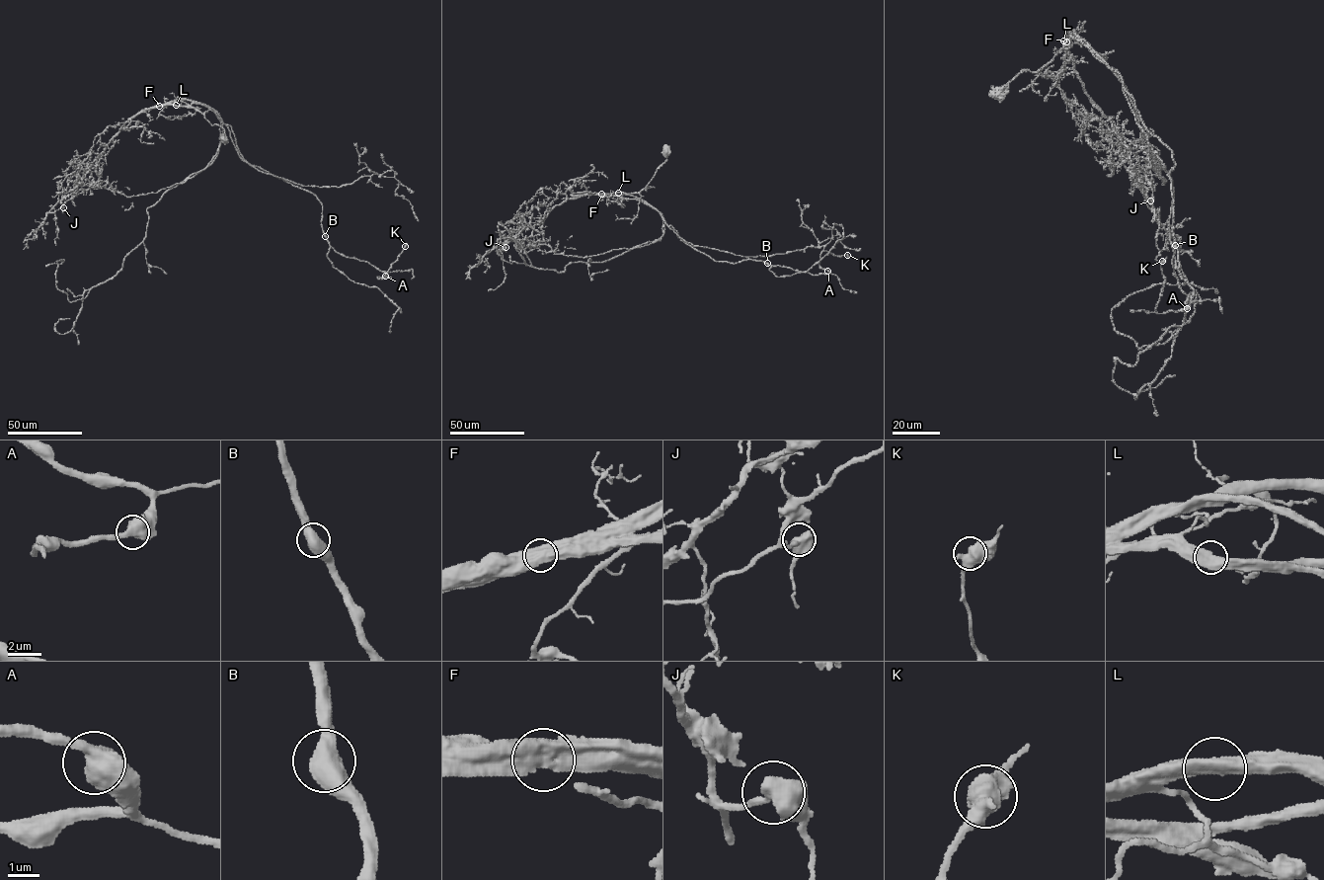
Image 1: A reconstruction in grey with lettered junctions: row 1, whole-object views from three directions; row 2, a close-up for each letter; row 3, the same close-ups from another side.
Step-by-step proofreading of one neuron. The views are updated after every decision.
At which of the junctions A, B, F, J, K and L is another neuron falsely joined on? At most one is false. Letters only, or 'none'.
F

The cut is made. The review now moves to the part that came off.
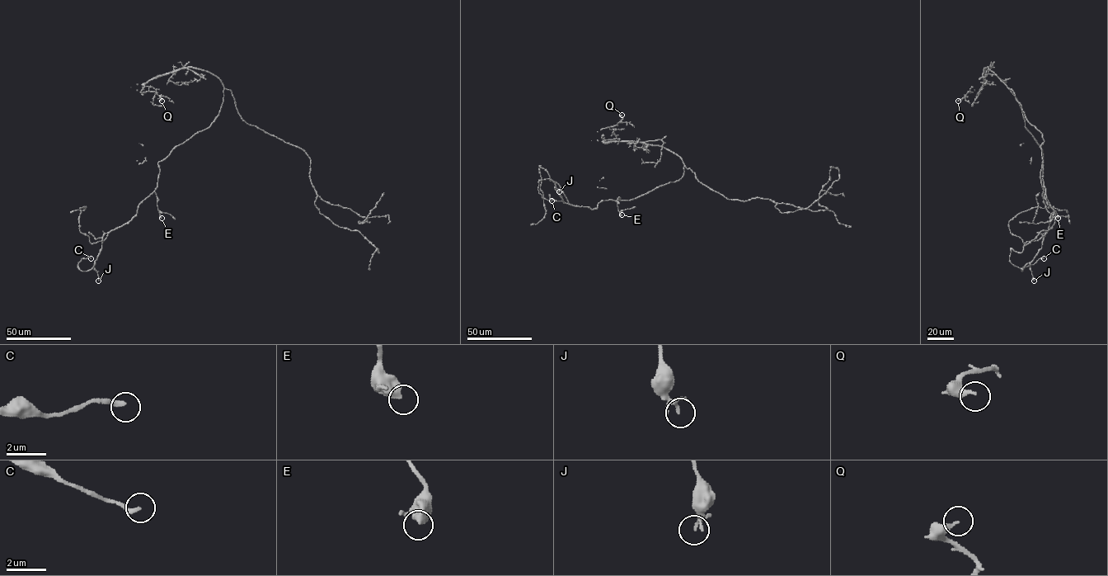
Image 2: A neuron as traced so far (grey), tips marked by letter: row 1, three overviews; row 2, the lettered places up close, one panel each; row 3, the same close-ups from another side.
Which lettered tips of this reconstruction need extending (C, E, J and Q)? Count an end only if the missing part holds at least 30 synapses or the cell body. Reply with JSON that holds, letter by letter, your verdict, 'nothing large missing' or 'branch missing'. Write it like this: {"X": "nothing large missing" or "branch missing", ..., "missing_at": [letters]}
{"C": "nothing large missing", "E": "nothing large missing", "J": "nothing large missing", "Q": "nothing large missing", "missing_at": []}

